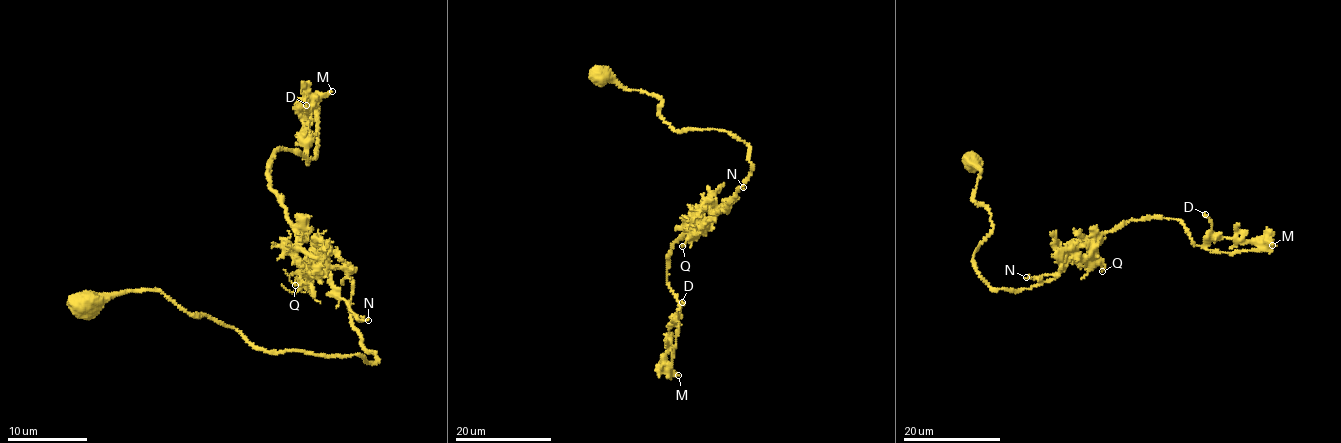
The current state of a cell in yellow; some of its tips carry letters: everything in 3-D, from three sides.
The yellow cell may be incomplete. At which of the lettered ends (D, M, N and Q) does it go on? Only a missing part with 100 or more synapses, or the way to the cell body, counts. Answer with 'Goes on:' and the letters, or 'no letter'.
Goes on: no letter

